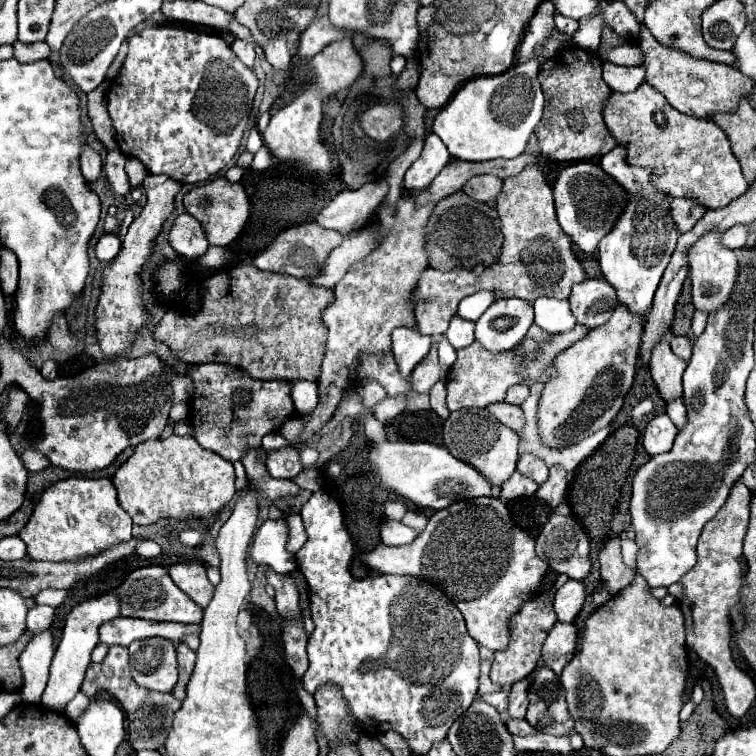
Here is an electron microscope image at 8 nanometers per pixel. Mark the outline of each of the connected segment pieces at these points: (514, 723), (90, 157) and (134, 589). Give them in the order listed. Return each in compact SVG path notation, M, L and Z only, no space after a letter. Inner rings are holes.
M505 720L507 728L511 734L519 734L519 736L531 736L533 734L533 726L529 726L525 720Z
M83 144L81 148L81 172L87 182L95 182L99 178L99 152L93 150L89 144Z
M145 566L135 572L131 572L125 582L115 590L119 604L121 604L121 616L129 618L145 618L155 622L183 622L183 624L201 624L203 620L203 608L197 606L185 592L181 592L167 570L163 566Z

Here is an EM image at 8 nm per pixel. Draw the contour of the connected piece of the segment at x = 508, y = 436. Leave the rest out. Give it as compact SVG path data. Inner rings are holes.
M463 408L451 412L451 416L443 424L443 444L455 458L477 468L477 472L481 472L493 488L501 488L501 484L509 480L519 460L519 436L511 428L499 424L499 420L485 408Z

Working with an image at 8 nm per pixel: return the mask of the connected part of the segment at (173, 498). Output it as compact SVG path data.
M169 436L147 440L135 448L135 454L115 472L119 504L135 524L153 524L161 518L191 520L207 518L225 508L235 496L233 464L197 444L193 436Z

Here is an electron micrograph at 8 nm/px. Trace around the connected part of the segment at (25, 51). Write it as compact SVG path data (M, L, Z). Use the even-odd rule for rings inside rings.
M15 42L15 58L19 62L37 62L37 60L45 60L49 58L51 50L45 42L33 42L33 44L23 44L23 42Z

